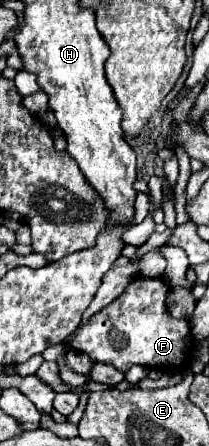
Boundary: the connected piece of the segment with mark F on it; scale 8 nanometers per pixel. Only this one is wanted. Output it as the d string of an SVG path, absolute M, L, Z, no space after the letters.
M136 276L112 304L94 314L72 334L72 348L88 354L96 362L112 364L120 372L128 372L134 364L164 370L186 368L192 358L188 348L188 342L192 340L190 324L170 316L166 308L168 292L170 286L164 278Z

